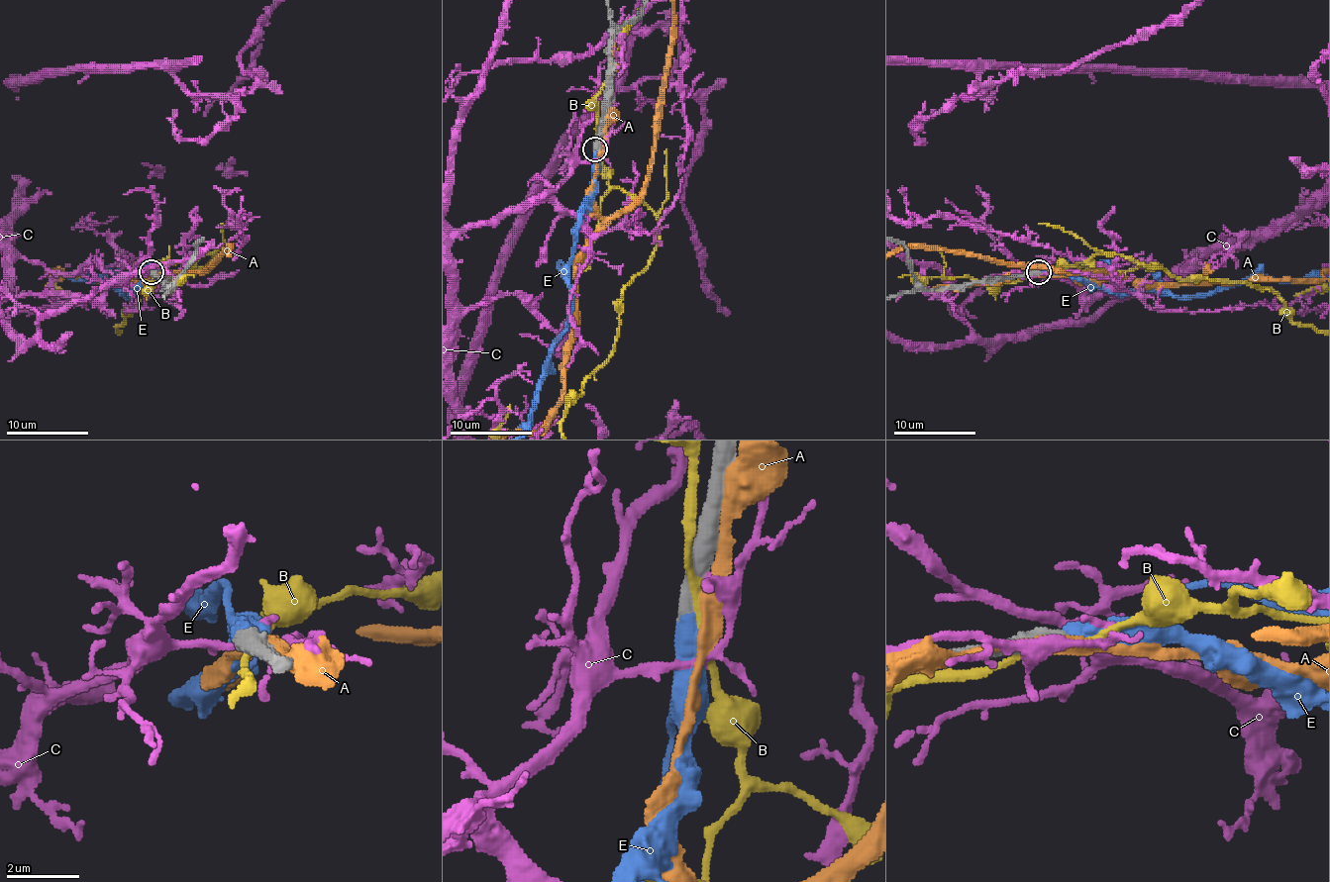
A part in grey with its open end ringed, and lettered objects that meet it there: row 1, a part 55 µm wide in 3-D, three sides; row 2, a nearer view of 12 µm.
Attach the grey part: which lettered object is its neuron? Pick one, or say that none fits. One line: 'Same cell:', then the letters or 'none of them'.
Same cell: E

